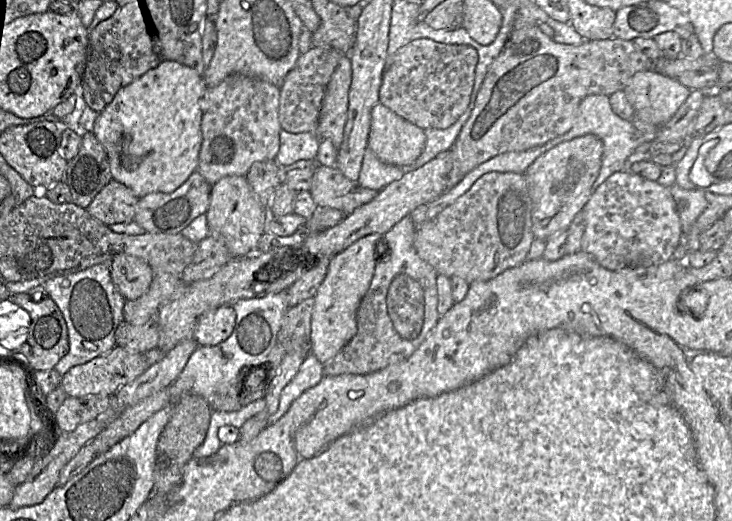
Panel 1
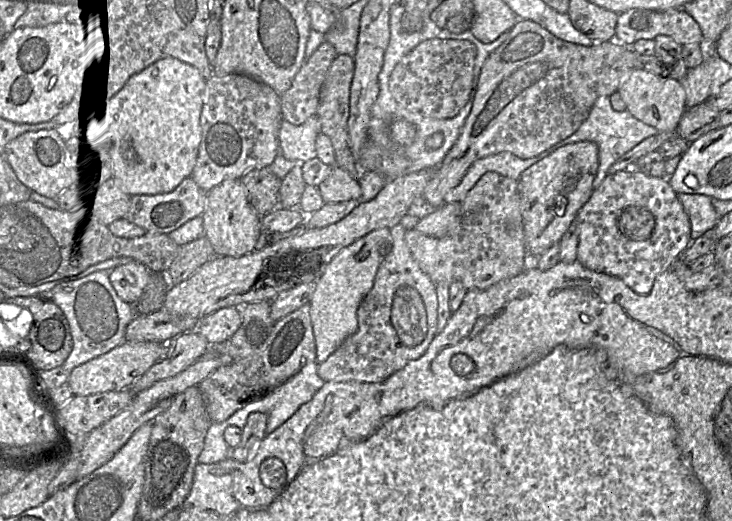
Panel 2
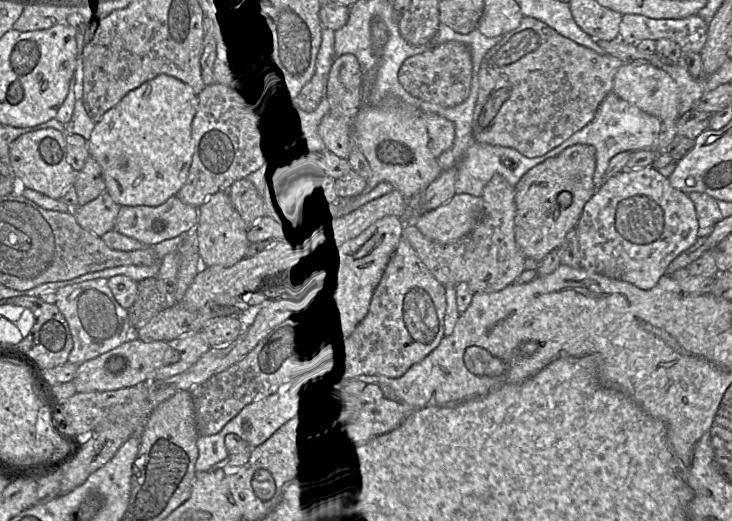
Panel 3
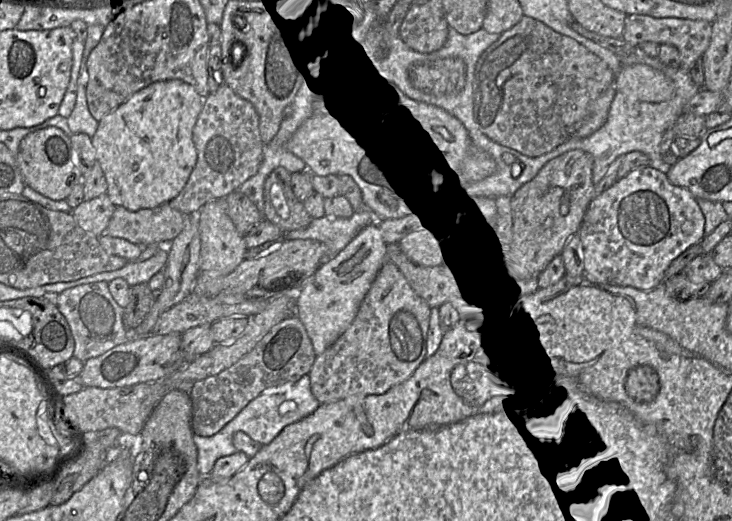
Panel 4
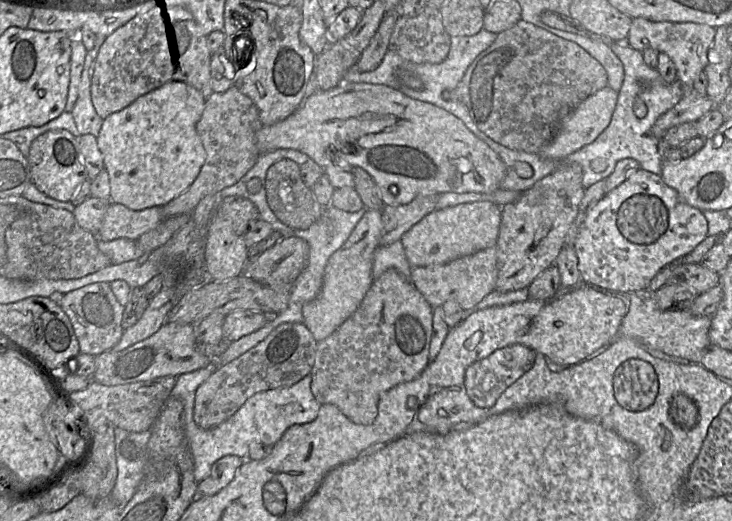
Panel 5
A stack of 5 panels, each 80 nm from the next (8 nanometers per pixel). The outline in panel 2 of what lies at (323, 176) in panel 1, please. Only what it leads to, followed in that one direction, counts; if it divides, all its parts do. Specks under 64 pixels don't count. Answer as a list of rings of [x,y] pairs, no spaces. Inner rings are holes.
[[[336,164],[318,188],[325,203],[359,200],[362,195],[357,177]]]

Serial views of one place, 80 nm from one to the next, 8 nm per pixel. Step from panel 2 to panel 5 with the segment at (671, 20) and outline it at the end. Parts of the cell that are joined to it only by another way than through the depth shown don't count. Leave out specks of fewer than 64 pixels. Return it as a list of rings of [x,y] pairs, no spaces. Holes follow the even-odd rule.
[[[643,17],[632,19],[625,43],[632,48],[643,51],[652,48],[666,53],[674,62],[677,80],[687,90],[693,89],[693,82],[707,64],[707,54],[711,47],[716,29],[707,24],[694,22],[652,21]]]

